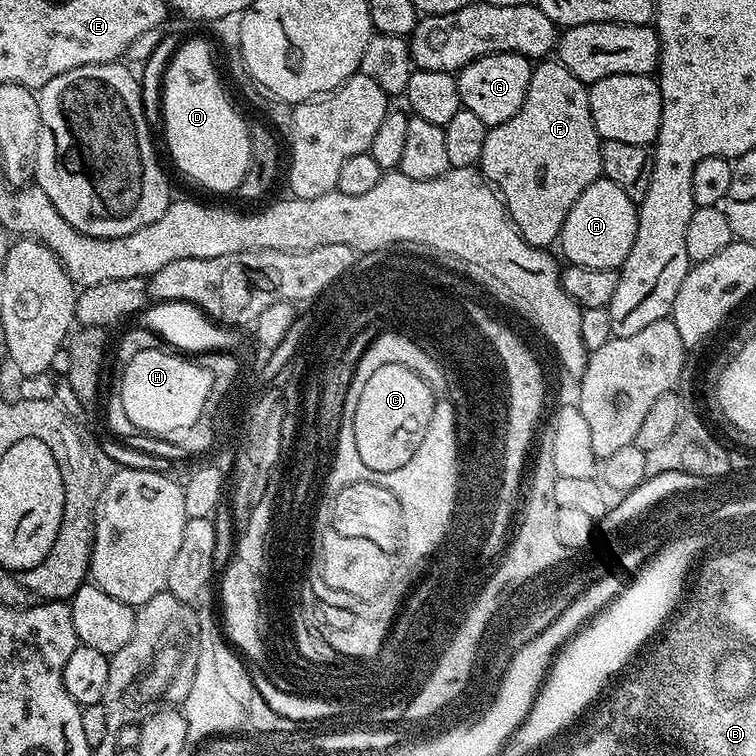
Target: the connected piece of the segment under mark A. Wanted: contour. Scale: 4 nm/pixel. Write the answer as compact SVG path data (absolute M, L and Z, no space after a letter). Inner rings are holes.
M603 178L595 180L574 202L570 214L564 223L564 229L560 231L558 248L564 251L565 261L568 264L581 264L587 268L610 268L619 269L625 258L630 254L630 246L634 246L636 241L636 231L638 230L638 205L619 186L614 186L614 182Z

